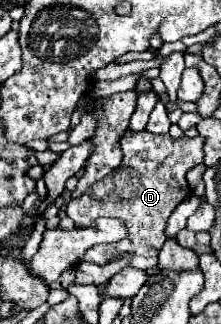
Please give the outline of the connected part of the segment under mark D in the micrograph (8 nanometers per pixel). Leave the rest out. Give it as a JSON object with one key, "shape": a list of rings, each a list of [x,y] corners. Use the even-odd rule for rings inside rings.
{"shape":[[[126,130],[120,138],[120,148],[124,152],[122,164],[116,170],[112,170],[106,178],[90,186],[86,194],[82,194],[76,200],[70,200],[70,204],[66,206],[66,214],[76,222],[76,226],[88,226],[100,216],[122,218],[128,226],[128,236],[122,242],[94,246],[90,252],[86,252],[86,262],[104,266],[122,256],[124,252],[138,256],[158,256],[166,242],[164,226],[168,216],[184,198],[192,194],[186,175],[195,165],[203,163],[202,146],[202,136],[175,139],[169,134]]]}

